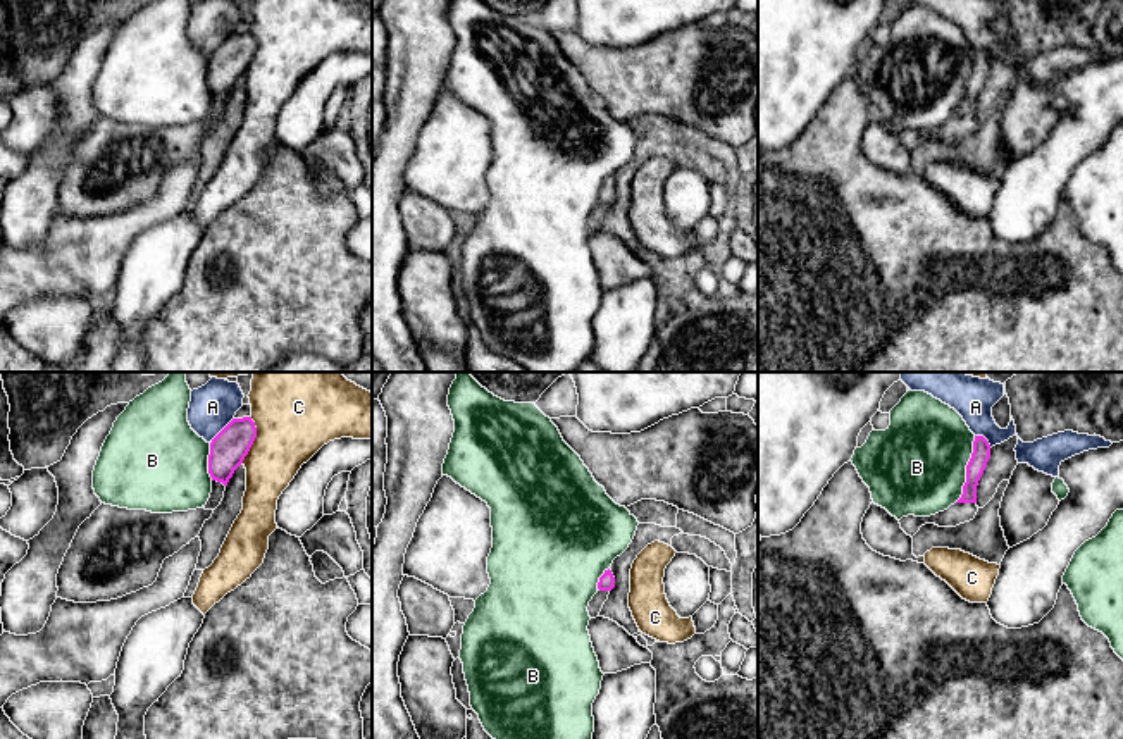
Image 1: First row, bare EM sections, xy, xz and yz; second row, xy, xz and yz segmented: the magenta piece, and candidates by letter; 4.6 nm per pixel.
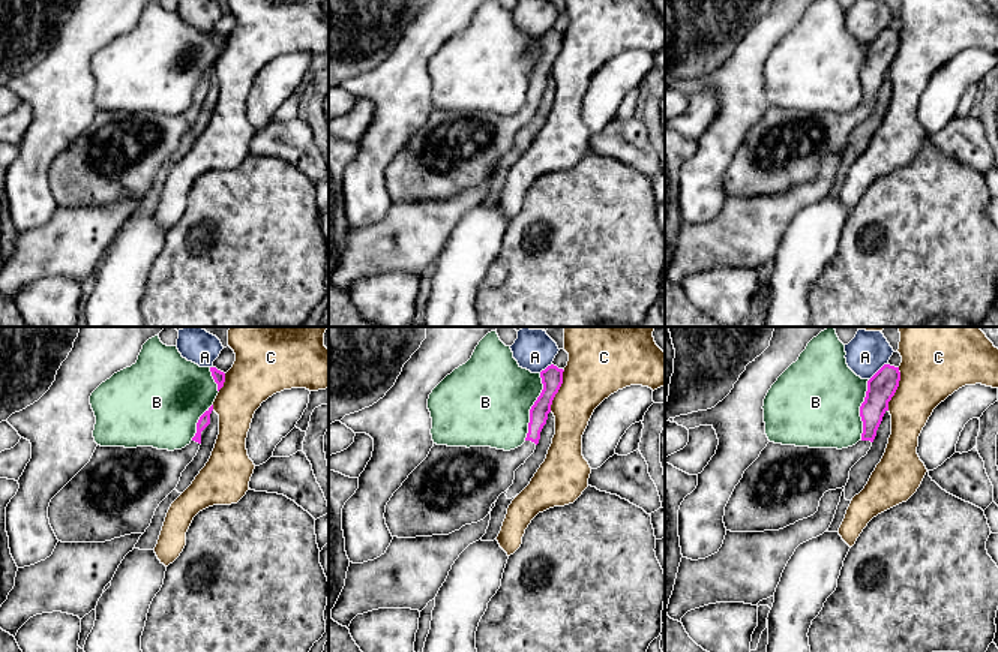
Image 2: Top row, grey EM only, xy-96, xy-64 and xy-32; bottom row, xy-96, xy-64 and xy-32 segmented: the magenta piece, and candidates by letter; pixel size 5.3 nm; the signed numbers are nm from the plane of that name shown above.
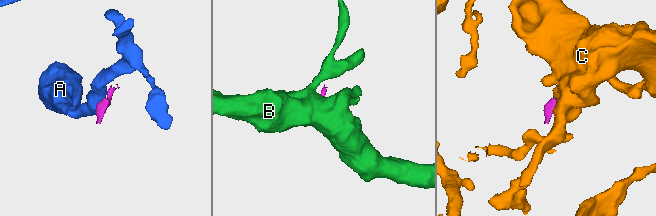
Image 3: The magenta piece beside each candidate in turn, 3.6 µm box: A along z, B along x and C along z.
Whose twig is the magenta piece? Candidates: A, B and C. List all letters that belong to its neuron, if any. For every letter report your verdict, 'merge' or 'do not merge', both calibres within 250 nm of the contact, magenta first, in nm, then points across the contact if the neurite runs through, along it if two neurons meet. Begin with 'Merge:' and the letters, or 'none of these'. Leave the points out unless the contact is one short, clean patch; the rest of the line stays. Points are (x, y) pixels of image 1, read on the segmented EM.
Merge: none of these
A: do not merge | 170/220 nm | along xy (233, 417), (210, 443)
B: do not merge | 90/440 nm | along yz (975, 436), (963, 493), (955, 502)
C: do not merge | 170/420 nm

